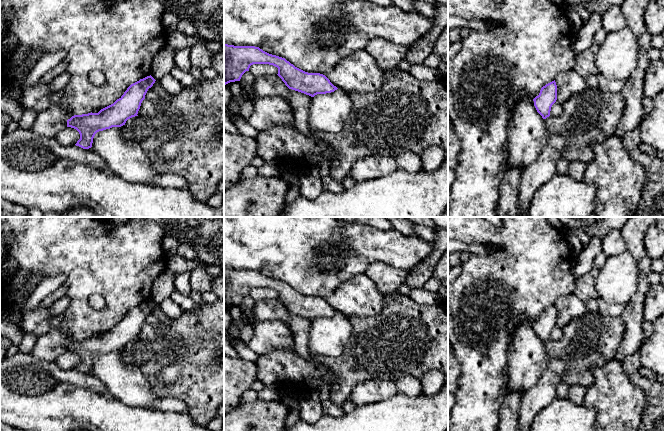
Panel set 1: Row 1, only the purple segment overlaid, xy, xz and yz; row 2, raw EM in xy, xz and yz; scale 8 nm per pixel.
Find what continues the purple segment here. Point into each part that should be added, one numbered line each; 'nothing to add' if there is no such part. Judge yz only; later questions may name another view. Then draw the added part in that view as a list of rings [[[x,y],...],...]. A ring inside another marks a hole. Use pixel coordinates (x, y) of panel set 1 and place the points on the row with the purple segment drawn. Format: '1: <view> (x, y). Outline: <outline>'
nothing to add

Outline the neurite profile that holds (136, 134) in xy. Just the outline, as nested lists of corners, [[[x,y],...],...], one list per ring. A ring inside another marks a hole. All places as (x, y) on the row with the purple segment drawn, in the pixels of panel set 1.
[[[123,125],[120,128],[124,139],[128,143],[140,144],[140,142],[151,132],[151,128],[146,125],[133,128],[128,128]]]

